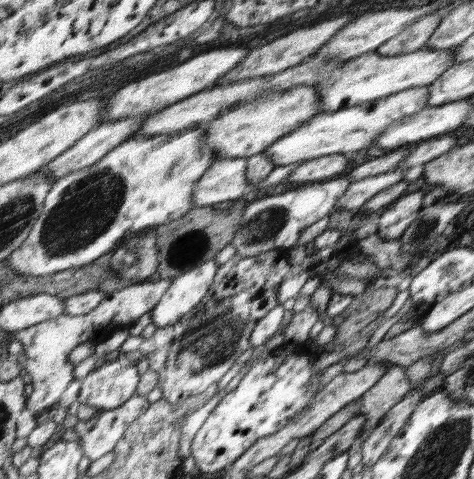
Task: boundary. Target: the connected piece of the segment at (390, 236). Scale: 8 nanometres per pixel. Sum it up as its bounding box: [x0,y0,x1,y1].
[377,190,426,243]

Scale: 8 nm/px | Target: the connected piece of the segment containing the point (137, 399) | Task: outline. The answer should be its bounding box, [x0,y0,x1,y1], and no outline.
[70,393,151,460]

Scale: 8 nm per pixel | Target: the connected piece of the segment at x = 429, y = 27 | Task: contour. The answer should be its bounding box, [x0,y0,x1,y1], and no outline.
[376,12,444,56]

